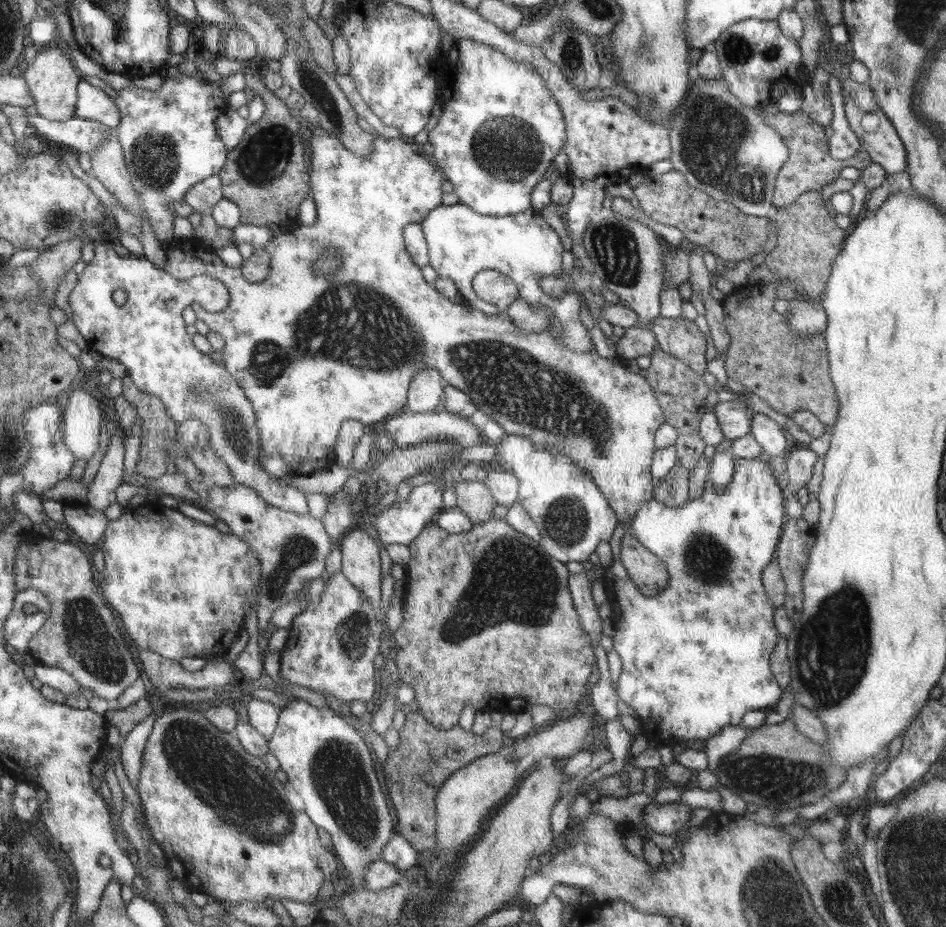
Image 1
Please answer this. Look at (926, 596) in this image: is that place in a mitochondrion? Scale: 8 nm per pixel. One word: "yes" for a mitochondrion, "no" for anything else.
no

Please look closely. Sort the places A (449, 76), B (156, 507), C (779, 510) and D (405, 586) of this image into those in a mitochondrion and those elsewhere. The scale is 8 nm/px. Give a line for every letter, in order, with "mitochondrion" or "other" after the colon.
A: other
B: other
C: other
D: other

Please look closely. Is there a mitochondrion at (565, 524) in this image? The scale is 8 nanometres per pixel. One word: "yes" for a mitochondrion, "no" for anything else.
yes

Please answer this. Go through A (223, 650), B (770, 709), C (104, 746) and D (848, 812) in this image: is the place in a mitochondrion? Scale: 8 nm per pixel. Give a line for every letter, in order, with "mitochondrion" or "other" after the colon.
A: other
B: other
C: other
D: other

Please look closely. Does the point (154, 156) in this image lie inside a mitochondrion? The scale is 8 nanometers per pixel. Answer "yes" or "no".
yes

